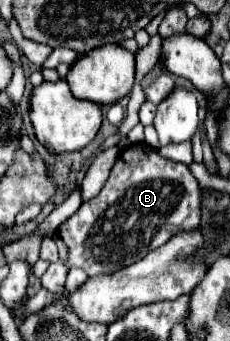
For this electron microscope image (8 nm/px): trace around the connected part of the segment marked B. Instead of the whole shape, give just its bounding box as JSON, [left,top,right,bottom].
[59,143,201,277]

